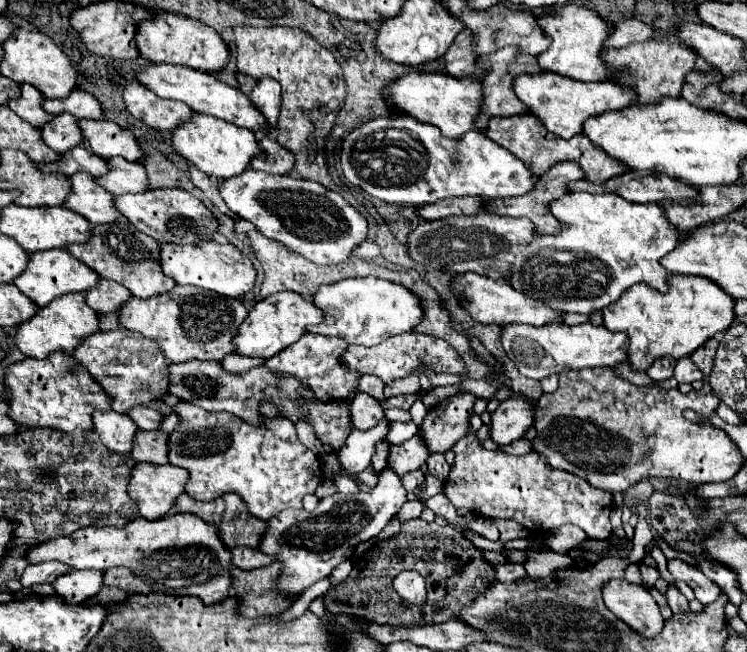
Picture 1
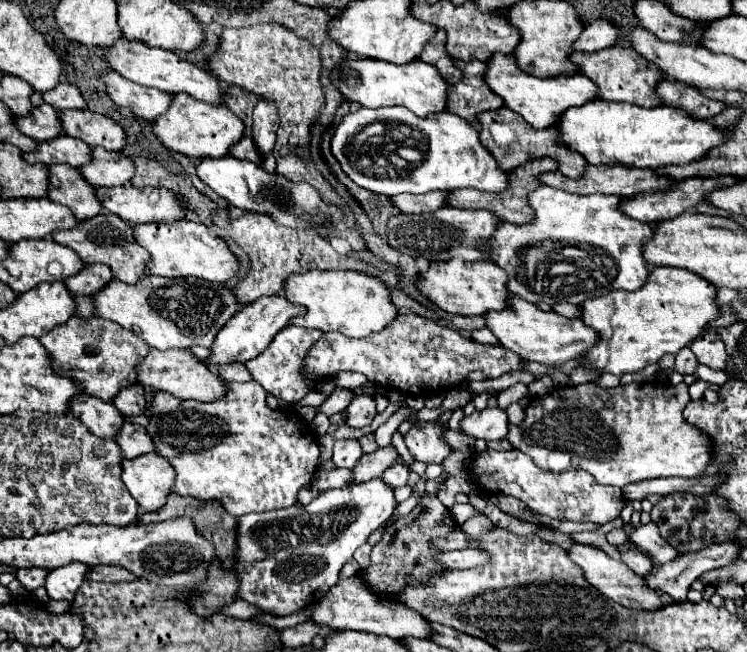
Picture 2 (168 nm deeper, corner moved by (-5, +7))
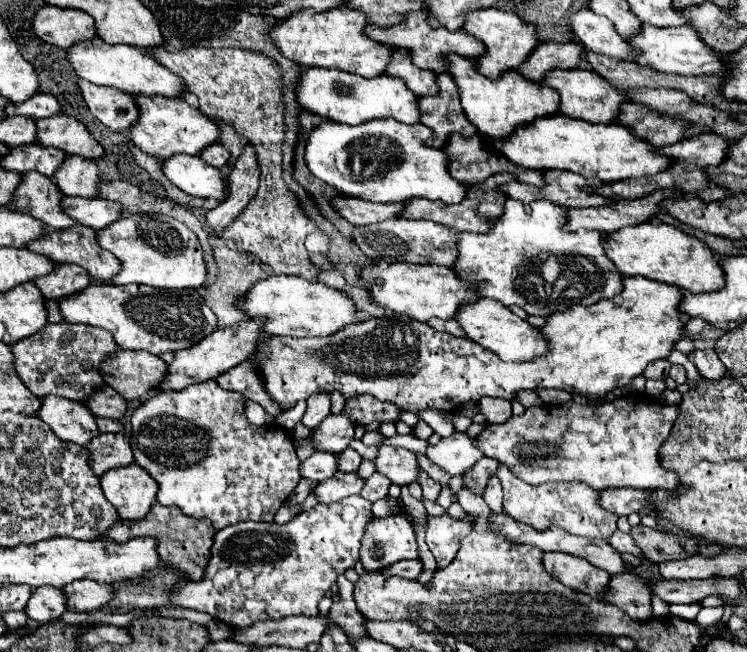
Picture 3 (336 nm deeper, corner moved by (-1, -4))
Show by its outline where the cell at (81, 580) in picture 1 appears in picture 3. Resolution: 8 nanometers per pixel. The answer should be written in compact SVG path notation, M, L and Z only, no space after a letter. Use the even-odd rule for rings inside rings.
M42 586L34 590L24 612L28 618L38 620L42 624L62 616L66 612L66 600L62 596L62 590L50 588L50 586Z

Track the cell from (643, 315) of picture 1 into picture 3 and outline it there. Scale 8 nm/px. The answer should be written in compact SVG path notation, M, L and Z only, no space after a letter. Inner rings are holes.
M626 276L622 278L622 292L618 296L600 300L590 306L574 306L564 312L554 312L546 318L546 324L540 328L548 340L546 356L530 362L504 362L468 338L458 338L448 332L438 332L424 322L412 318L402 318L396 314L384 318L370 318L334 336L302 338L294 340L292 336L268 336L258 340L258 348L250 362L256 364L258 374L266 384L268 396L280 404L282 410L292 408L298 400L308 400L316 392L342 392L346 400L356 394L370 394L378 400L398 404L404 412L418 414L420 410L446 410L456 412L466 402L478 402L484 396L514 400L520 390L536 388L556 388L566 392L578 392L590 398L604 398L606 392L628 386L634 376L640 376L644 368L658 360L666 358L676 340L682 338L682 314L678 314L680 288L670 284L646 280L644 276Z

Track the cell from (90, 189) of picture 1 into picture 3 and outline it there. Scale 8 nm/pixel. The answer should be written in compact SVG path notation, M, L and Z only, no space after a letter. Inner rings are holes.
M26 172L20 180L14 196L16 198L28 196L30 208L26 210L26 214L30 214L32 218L46 224L46 228L64 230L74 224L74 220L70 216L66 216L60 208L62 192L58 190L58 186L50 178L38 174L38 172Z

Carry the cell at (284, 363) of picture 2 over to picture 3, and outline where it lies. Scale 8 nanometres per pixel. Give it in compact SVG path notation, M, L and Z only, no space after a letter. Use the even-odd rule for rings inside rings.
M242 362L234 368L230 368L228 372L224 372L222 376L216 378L218 386L224 390L234 390L234 392L242 392L242 396L246 396L248 400L258 402L270 416L278 416L280 414L280 406L270 400L270 396L264 390L264 382L260 378L260 374L256 372L256 366L250 362Z

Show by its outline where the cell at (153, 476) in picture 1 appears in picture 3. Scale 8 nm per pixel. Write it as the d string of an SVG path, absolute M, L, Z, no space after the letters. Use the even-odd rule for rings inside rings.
M138 464L108 470L100 476L106 500L116 508L122 520L142 520L156 500L158 484Z

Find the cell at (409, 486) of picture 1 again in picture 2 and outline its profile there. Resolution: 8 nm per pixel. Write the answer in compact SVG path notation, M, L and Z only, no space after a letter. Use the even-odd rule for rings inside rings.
M392 465L390 469L386 469L382 473L382 479L390 485L390 487L402 487L402 485L408 485L408 479L410 479L410 467L408 465Z

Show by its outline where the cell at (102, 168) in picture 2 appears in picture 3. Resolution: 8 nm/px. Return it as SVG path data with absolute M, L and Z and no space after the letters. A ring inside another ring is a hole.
M66 156L58 172L52 176L64 196L98 196L98 166L80 156Z

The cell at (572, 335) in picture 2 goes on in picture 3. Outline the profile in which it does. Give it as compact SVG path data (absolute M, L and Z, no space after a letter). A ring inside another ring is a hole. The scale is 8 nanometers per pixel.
M478 298L476 302L464 304L456 314L454 320L462 326L466 336L486 350L498 354L502 360L534 360L546 352L546 340L542 338L540 330L530 326L526 320L512 314L504 304L498 304L490 298Z

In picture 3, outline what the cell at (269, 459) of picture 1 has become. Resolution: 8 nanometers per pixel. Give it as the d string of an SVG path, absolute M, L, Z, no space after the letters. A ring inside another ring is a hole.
M208 380L208 382L200 382L200 384L194 384L194 386L188 386L186 390L180 390L180 392L160 392L152 398L148 398L138 410L134 410L132 414L132 432L130 432L130 448L132 448L132 454L134 454L134 462L138 466L142 466L156 482L158 482L158 494L156 494L156 502L164 504L164 506L178 506L186 516L194 516L194 518L206 518L212 522L212 526L216 530L220 528L226 528L230 524L238 524L238 522L244 522L244 520L254 520L254 522L272 522L276 510L286 502L286 498L294 492L298 480L300 480L300 472L298 472L298 466L300 466L300 460L296 456L296 450L294 450L294 442L292 438L278 426L252 426L246 416L244 416L244 404L246 404L246 398L238 392L228 392L228 390L222 390L214 380Z

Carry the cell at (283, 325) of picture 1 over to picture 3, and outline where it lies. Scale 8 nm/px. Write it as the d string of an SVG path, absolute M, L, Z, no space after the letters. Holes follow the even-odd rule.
M262 318L242 320L230 328L220 328L216 332L212 332L210 336L206 336L206 340L200 340L198 344L194 344L194 348L174 352L174 360L168 364L168 372L162 378L162 384L158 384L158 390L160 392L178 392L192 384L214 380L222 372L234 368L236 364L246 362L254 354L256 342L262 336L262 324L264 324Z

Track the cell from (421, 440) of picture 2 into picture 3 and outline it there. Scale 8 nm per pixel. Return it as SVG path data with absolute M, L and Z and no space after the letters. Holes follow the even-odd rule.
M380 446L378 456L374 458L374 468L382 476L386 476L392 484L406 486L418 476L418 462L410 450Z

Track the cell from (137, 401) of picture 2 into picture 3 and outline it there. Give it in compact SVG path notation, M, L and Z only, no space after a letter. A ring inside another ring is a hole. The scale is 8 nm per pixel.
M106 384L102 386L102 392L94 392L94 396L90 396L90 400L86 400L84 404L94 412L94 416L100 418L120 420L126 412L126 400Z

